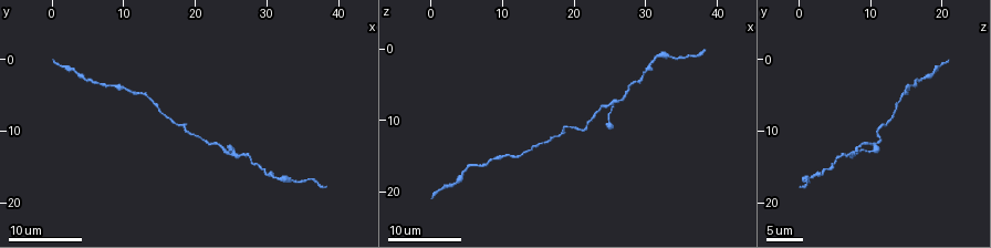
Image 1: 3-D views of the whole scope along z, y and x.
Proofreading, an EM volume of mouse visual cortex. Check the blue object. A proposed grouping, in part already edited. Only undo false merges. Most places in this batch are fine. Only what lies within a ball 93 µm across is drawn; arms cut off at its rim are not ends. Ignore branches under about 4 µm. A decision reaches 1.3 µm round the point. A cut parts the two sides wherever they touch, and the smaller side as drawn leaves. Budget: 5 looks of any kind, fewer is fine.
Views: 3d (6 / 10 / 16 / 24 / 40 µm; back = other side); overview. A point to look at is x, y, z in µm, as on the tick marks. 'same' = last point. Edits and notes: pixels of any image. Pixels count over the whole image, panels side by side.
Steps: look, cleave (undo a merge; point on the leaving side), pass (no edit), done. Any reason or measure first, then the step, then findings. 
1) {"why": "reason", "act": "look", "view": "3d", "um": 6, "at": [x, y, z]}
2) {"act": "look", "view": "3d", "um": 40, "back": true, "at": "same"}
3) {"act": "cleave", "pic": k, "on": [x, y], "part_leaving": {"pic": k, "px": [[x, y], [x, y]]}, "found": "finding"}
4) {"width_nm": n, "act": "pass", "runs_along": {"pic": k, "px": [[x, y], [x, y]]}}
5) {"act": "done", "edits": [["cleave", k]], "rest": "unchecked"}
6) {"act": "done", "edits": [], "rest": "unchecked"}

{"why": "thick turns thin", "act": "look", "view": "3d", "um": 16, "at": [4.5, 3.0, 17.0]}

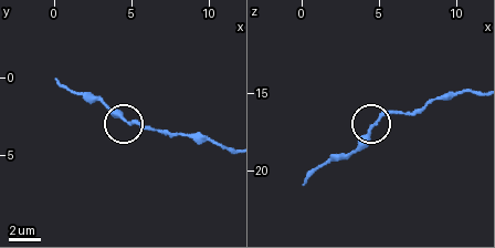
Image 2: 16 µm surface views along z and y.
{"why": "zoom in", "act": "look", "view": "3d", "um": 10, "at": [4.4, 2.6, 17.4]}

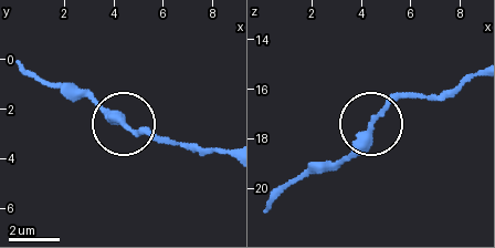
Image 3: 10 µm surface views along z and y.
{"act": "pass", "found": "all the same neuron"}

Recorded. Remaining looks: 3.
{"act": "look", "view": "3d", "um": 24, "at": [19.5, 11.0, 10.5]}

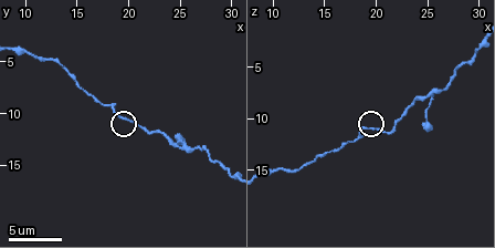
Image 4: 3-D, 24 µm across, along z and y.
{"act": "look", "view": "3d", "um": 10, "at": [19.8, 10.6, 11.2]}

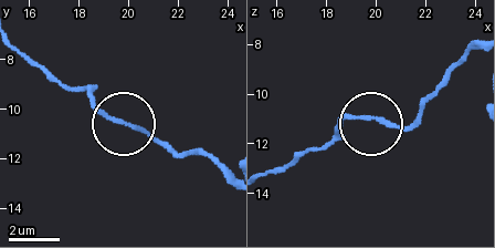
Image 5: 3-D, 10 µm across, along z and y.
{"why": "zoom in", "act": "look", "view": "3d", "um": 6, "at": [19.7, 10.5, 11.0]}

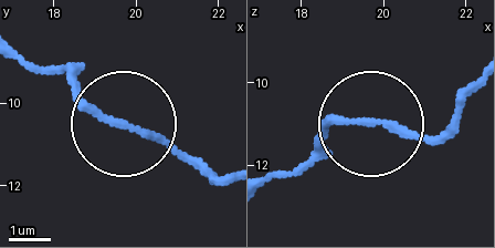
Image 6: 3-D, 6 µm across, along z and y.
{"width_nm": 170, "act": "pass", "runs_along": {"pic": 6, "px": [[117, 123], [53, 71]]}, "found": "one neuron here"}

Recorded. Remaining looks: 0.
{"act": "done", "edits": [], "rest": "unchecked"}

